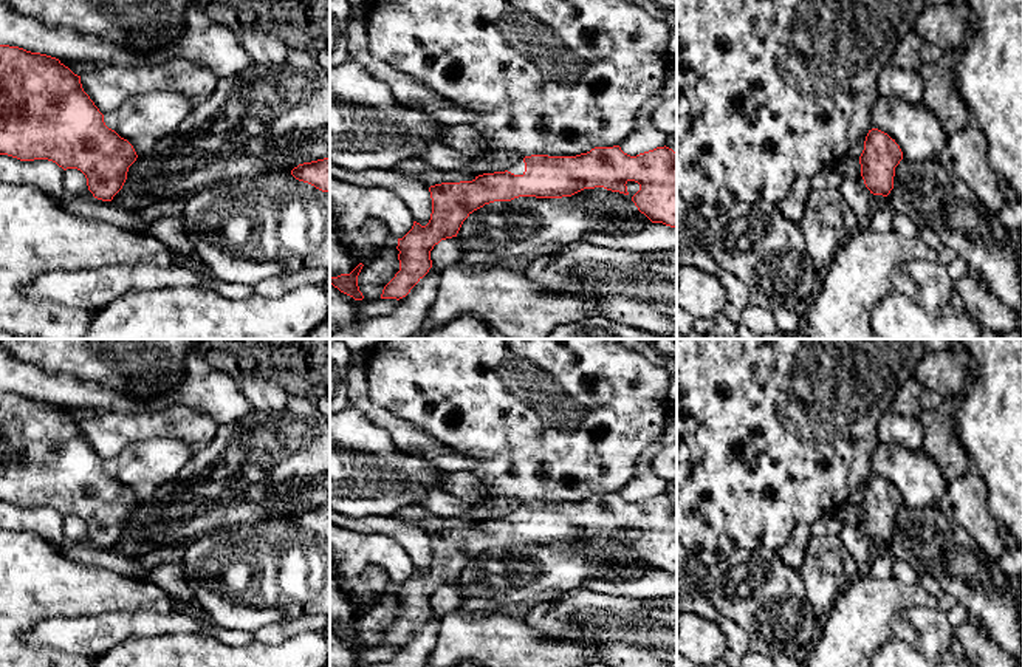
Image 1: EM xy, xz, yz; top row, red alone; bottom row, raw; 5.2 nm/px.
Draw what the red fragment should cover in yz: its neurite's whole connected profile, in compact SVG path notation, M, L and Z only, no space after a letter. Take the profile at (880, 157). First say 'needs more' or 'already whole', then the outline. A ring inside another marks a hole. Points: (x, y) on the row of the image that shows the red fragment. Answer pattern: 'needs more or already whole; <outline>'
already whole; M869 130L859 156L861 176L873 195L887 197L893 189L895 167L903 159L900 145L887 133Z

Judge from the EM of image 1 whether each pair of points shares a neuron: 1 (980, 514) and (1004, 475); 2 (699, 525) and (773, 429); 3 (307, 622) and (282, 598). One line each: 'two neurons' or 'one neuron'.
1: two neurons
2: one neuron
3: two neurons

